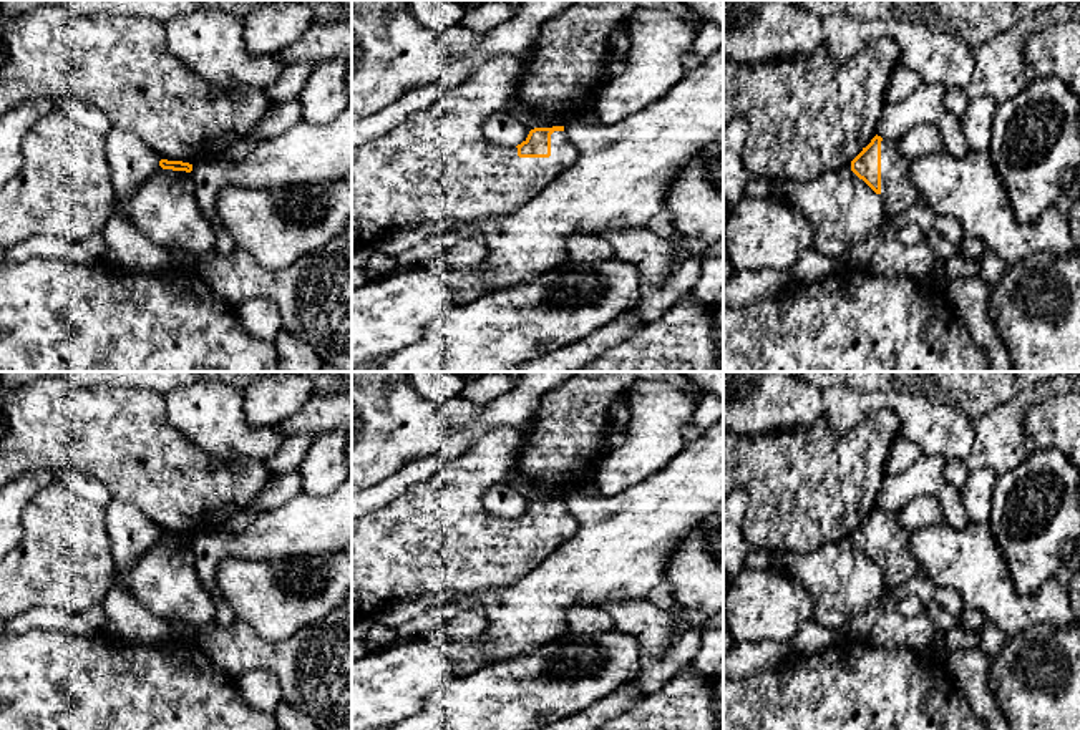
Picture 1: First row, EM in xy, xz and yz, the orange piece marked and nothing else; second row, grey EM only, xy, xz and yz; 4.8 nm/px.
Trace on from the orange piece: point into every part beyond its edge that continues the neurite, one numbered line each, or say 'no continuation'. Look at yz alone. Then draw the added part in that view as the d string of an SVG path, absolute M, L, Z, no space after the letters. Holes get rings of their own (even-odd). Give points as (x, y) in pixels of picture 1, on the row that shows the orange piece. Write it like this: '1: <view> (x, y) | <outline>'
1: yz (896, 191) | M881 141L881 194L884 202L886 222L902 214L909 206L917 202L917 192L912 189L909 158L898 151L896 143Z

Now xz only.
1: xz (435, 165) | M491 56L474 68L458 88L448 91L428 108L413 111L383 138L352 148L352 247L375 247L393 229L438 221L474 224L518 212L539 196L556 176L577 161L579 153L566 138L566 131L551 134L549 158L519 158L518 148L498 148L484 139L483 124L489 116L503 111L508 98L516 90L521 68L519 56Z

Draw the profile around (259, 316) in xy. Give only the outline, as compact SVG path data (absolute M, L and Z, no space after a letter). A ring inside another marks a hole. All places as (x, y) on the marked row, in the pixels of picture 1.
M254 297L236 305L236 315L249 333L274 343L280 332L277 305L265 297Z

